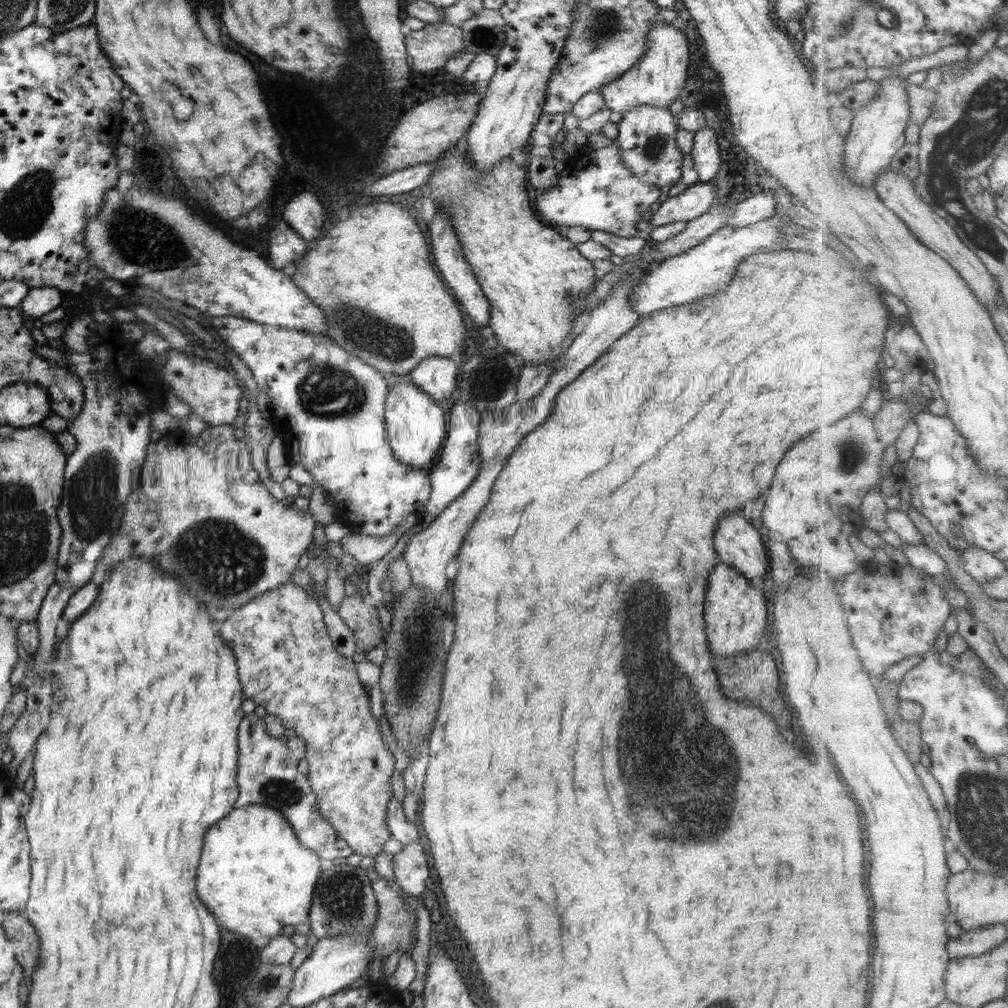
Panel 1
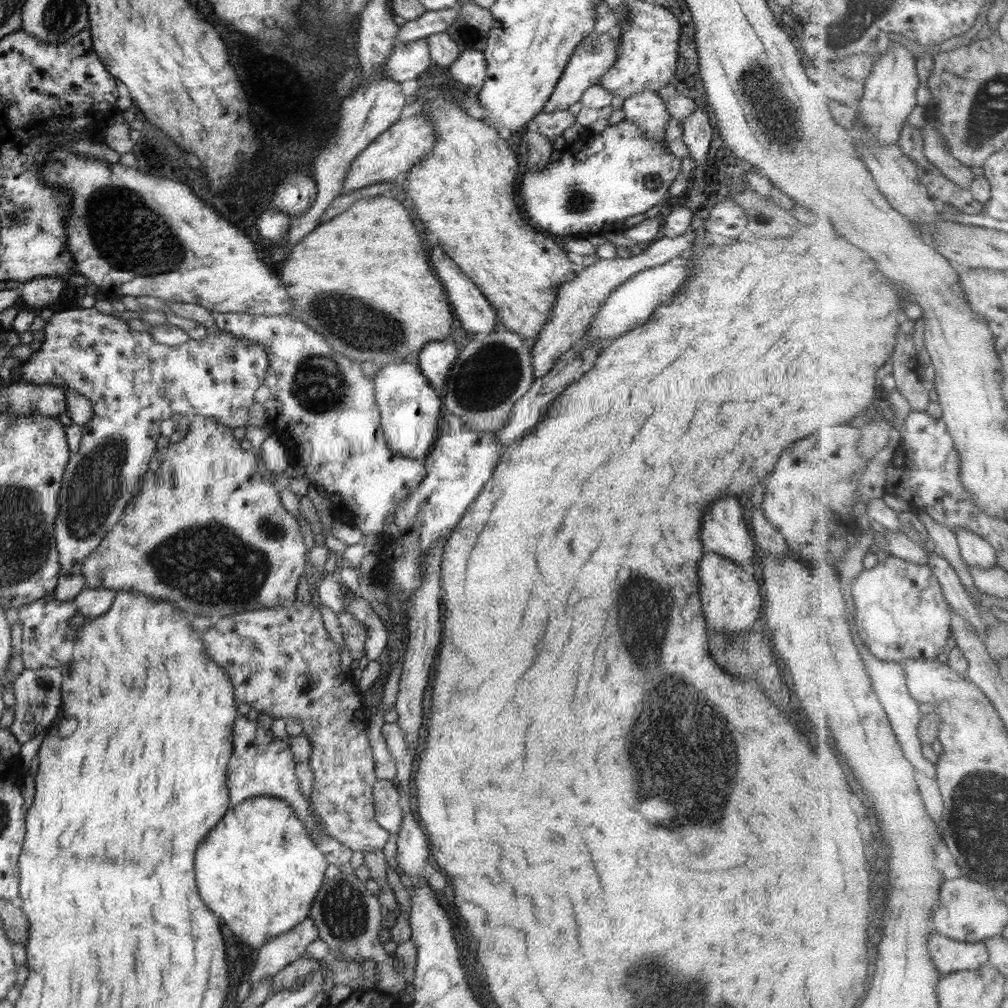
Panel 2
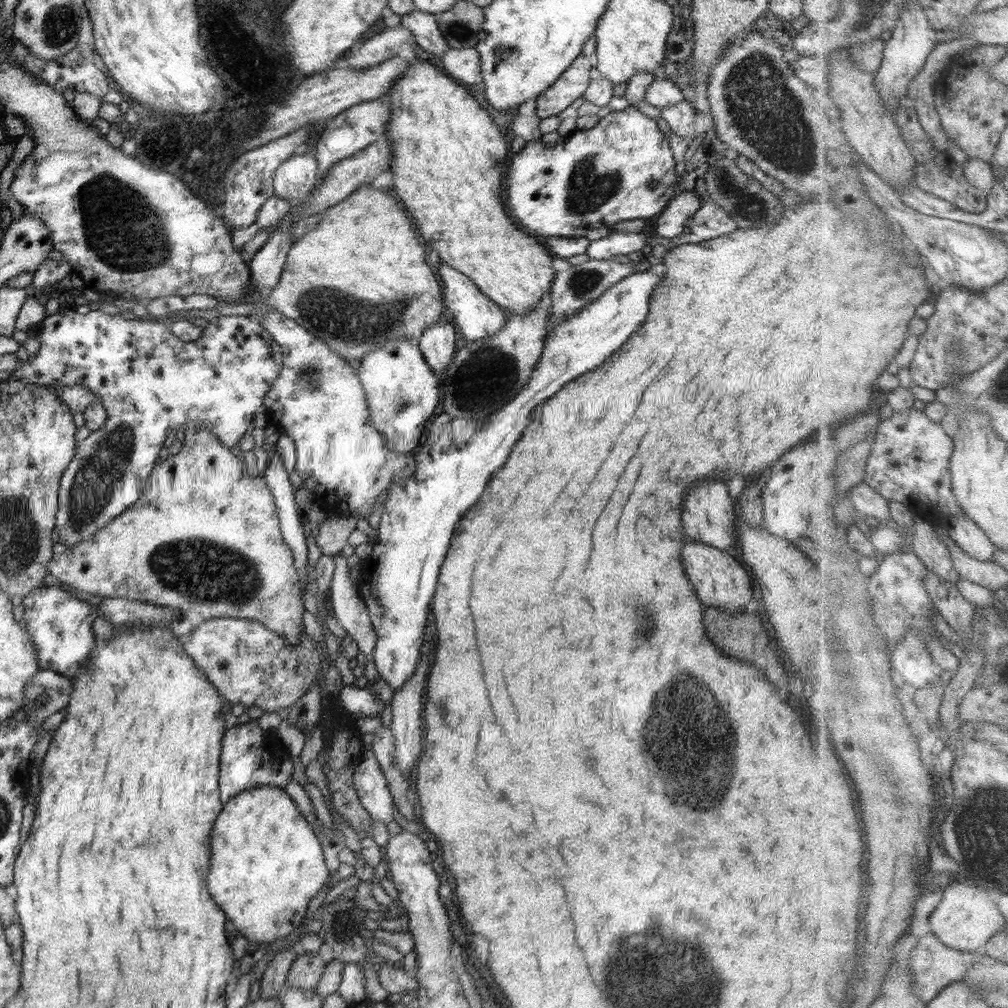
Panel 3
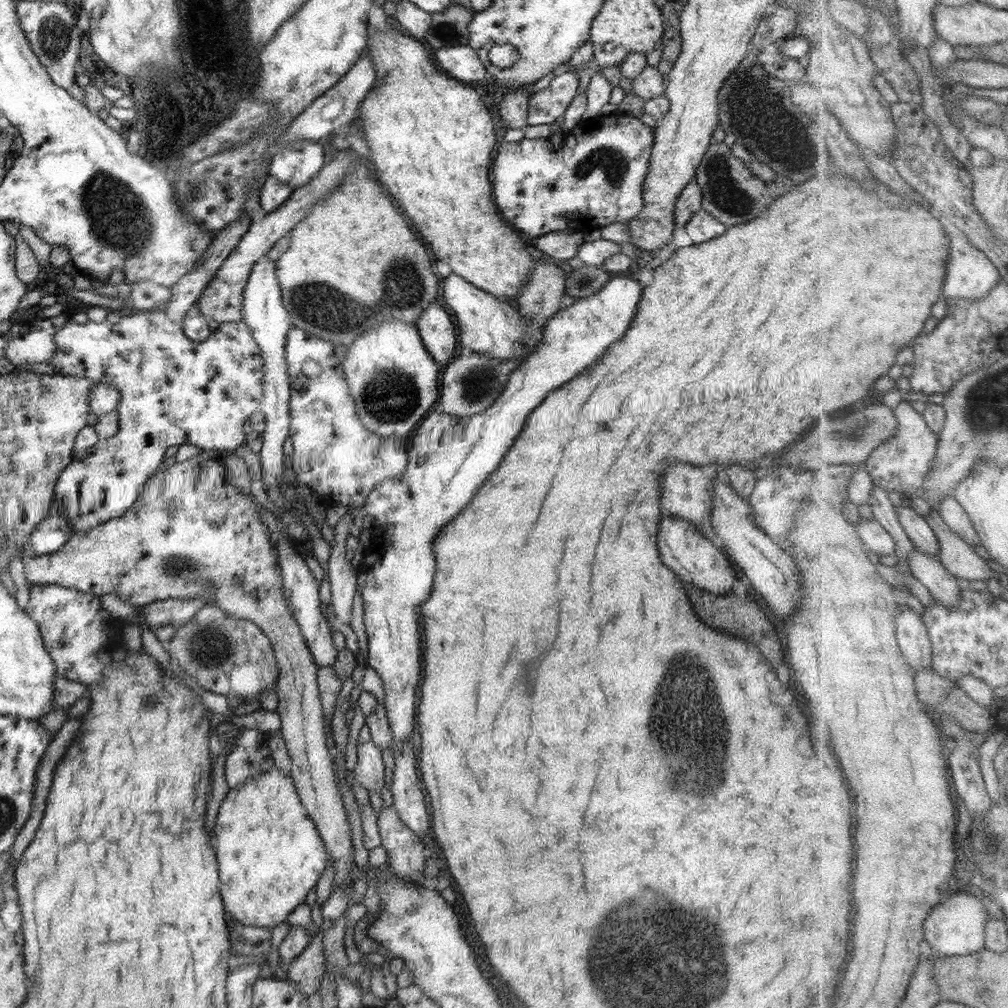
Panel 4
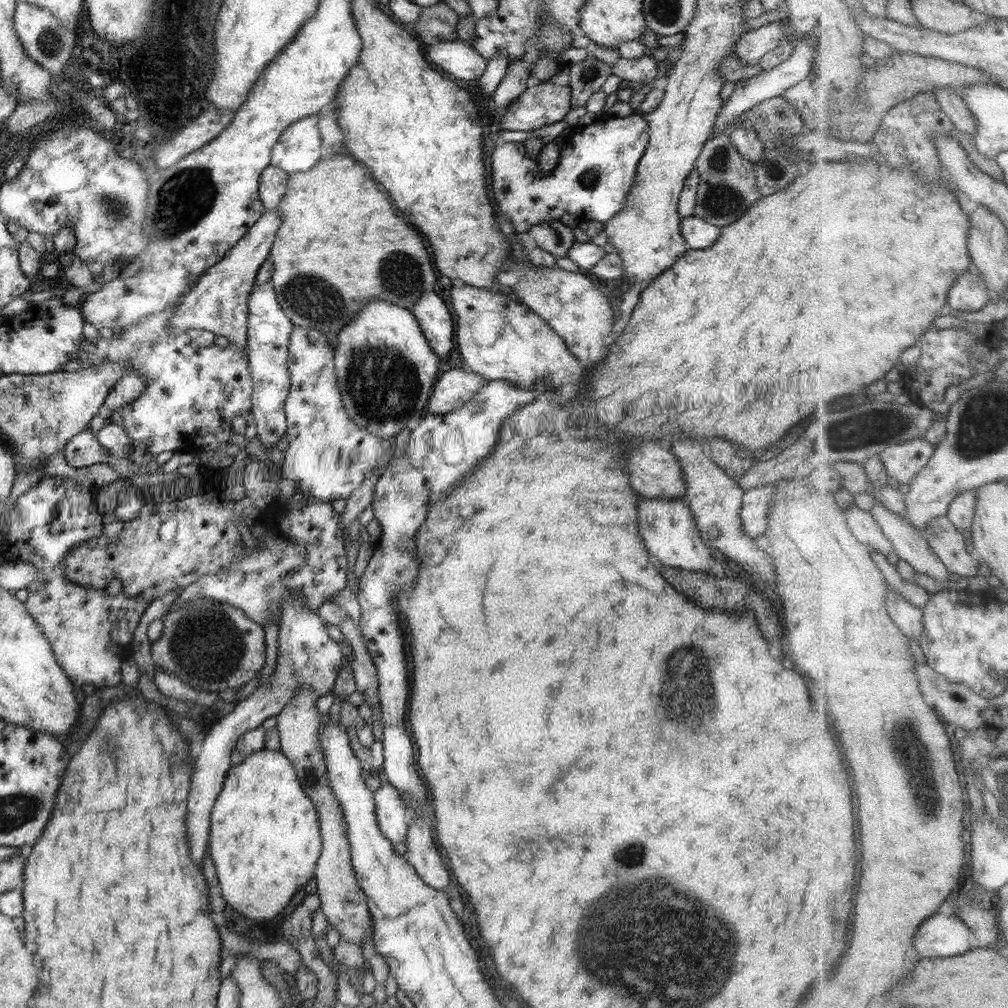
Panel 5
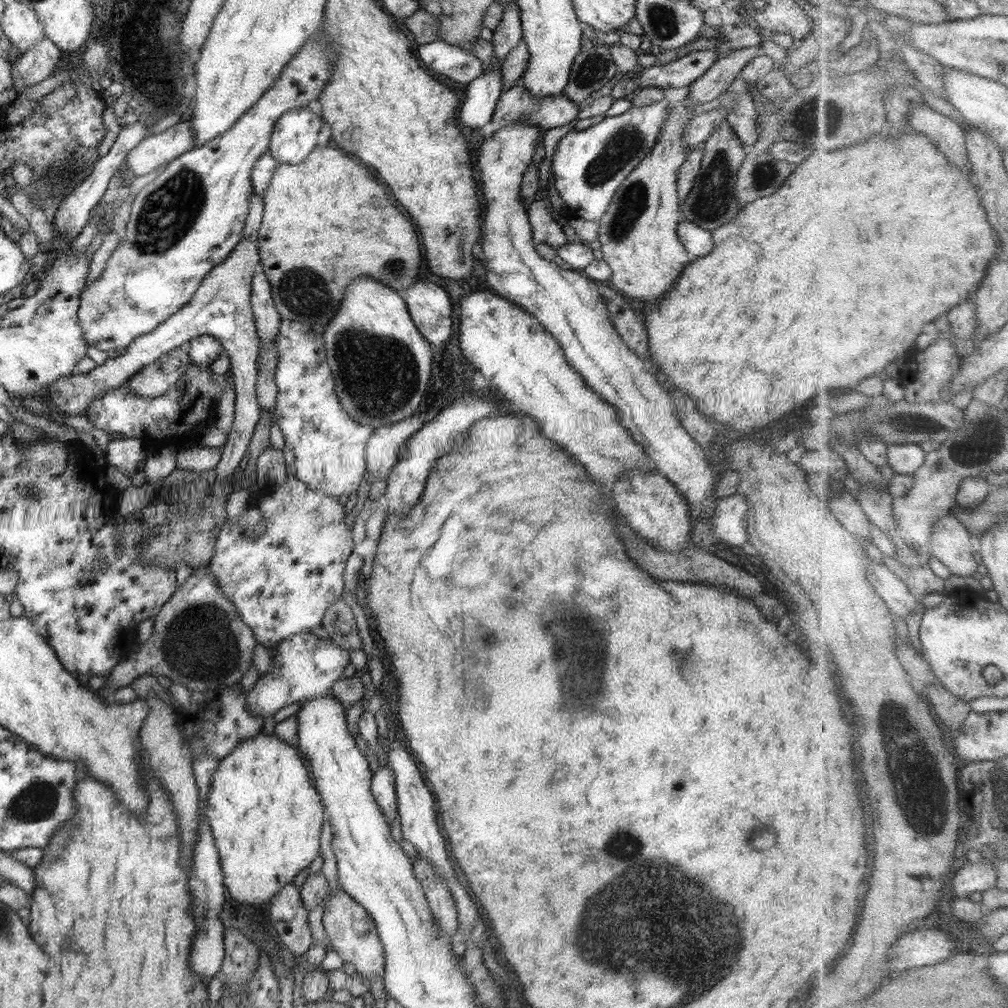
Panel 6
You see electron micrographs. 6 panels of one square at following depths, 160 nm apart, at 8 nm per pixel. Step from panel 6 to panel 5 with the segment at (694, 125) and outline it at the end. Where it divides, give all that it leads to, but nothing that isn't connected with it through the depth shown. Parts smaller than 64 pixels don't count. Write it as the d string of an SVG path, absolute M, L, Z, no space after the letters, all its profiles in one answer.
M793 37L792 42L794 45L792 54L774 68L771 68L769 71L761 71L758 75L744 79L742 81L736 82L736 88L728 101L724 102L724 106L720 108L720 113L714 121L714 136L723 132L726 128L728 121L732 121L735 117L742 116L744 112L760 105L762 102L777 98L783 97L784 93L793 86L798 86L800 83L807 83L809 80L811 70L812 70L812 61L814 60L814 42L811 38L799 38Z

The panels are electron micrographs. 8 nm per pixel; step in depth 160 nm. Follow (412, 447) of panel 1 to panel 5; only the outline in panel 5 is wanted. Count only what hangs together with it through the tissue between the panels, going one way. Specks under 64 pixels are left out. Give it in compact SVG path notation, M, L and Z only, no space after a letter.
M385 300L370 302L342 332L338 332L338 348L334 353L334 366L338 374L338 388L342 394L348 416L361 428L388 438L401 430L415 429L426 415L429 396L440 375L438 356L428 344L418 320L411 310Z

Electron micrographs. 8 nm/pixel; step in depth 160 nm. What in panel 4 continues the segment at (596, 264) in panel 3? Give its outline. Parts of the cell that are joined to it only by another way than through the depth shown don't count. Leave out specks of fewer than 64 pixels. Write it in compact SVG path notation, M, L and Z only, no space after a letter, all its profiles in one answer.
M585 265L581 268L567 269L564 281L567 298L584 298L600 290L609 280L610 272L602 266Z

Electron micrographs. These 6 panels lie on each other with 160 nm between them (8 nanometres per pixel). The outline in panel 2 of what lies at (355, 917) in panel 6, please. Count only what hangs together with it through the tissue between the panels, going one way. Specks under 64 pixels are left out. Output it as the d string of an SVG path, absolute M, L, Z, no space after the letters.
M205 416L189 417L190 428L183 439L175 437L172 444L160 448L152 455L149 467L134 498L126 505L120 520L102 539L98 548L82 561L82 579L86 588L106 588L116 592L138 592L153 599L167 600L178 605L184 612L194 612L198 616L225 617L242 611L277 607L291 603L297 596L300 577L306 569L307 544L301 531L301 525L292 513L282 505L278 491L268 479L258 472L257 457L254 450L240 447L233 429L218 424L218 421Z

